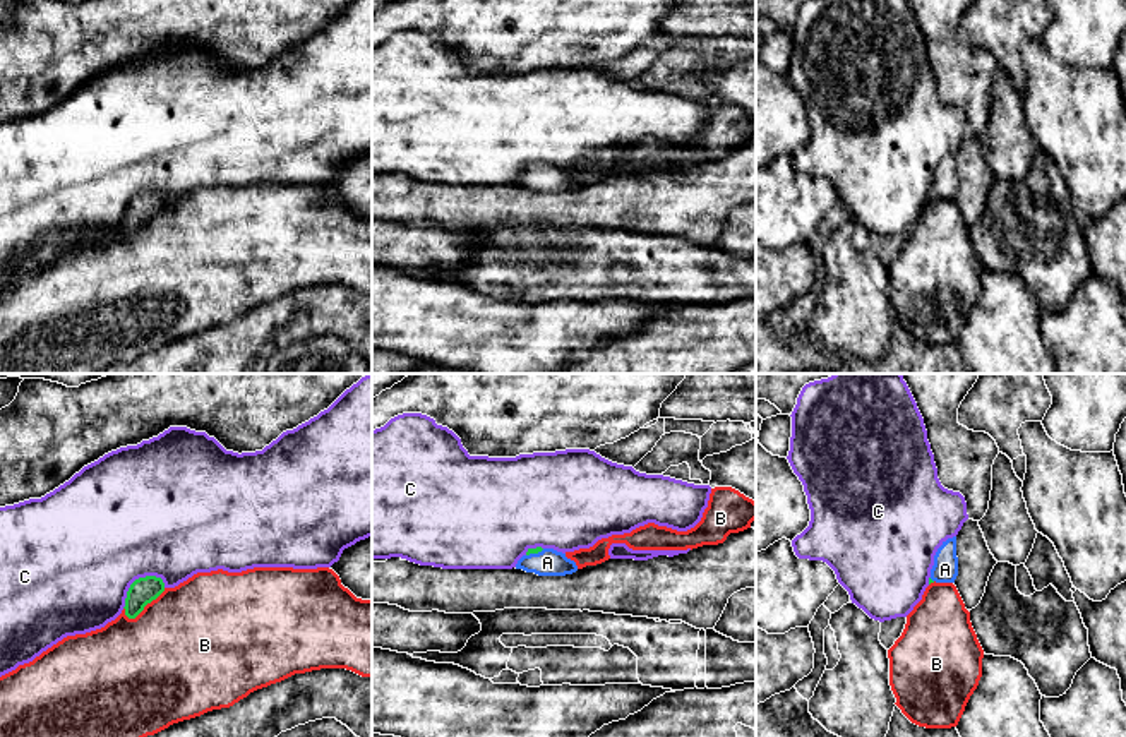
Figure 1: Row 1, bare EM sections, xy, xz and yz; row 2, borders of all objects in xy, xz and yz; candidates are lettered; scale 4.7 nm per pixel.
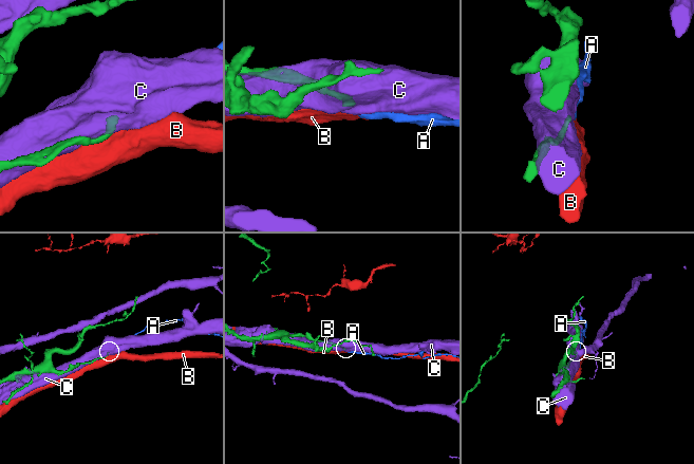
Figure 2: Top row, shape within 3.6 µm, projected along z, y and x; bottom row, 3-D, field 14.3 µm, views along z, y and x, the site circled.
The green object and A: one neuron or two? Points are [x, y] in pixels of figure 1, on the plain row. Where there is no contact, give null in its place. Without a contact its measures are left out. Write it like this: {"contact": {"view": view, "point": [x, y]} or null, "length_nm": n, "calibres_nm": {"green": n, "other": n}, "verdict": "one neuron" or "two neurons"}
{"contact": {"view": "xz", "point": [535, 168]}, "length_nm": 90, "calibres_nm": {"green": 30, "other": 130}, "verdict": "one neuron"}

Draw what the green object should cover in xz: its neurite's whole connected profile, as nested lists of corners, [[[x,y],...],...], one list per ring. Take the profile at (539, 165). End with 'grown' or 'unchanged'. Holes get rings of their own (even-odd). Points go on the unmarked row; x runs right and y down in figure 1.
[[[528,165],[528,168],[518,177],[516,185],[535,189],[538,192],[566,192],[578,187],[574,177],[566,170],[554,165]]]; grown

